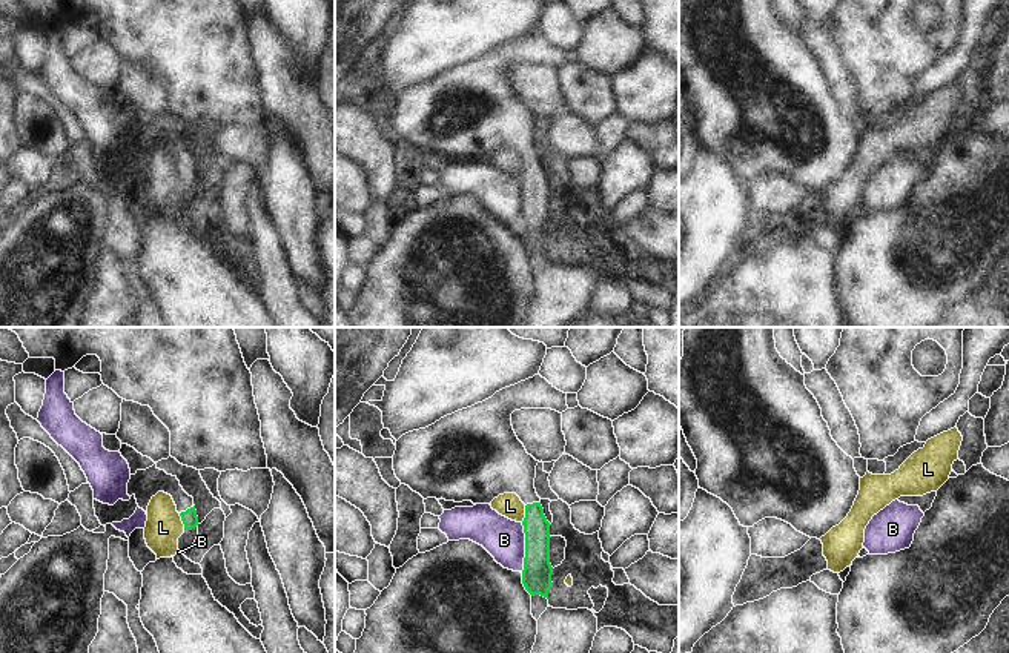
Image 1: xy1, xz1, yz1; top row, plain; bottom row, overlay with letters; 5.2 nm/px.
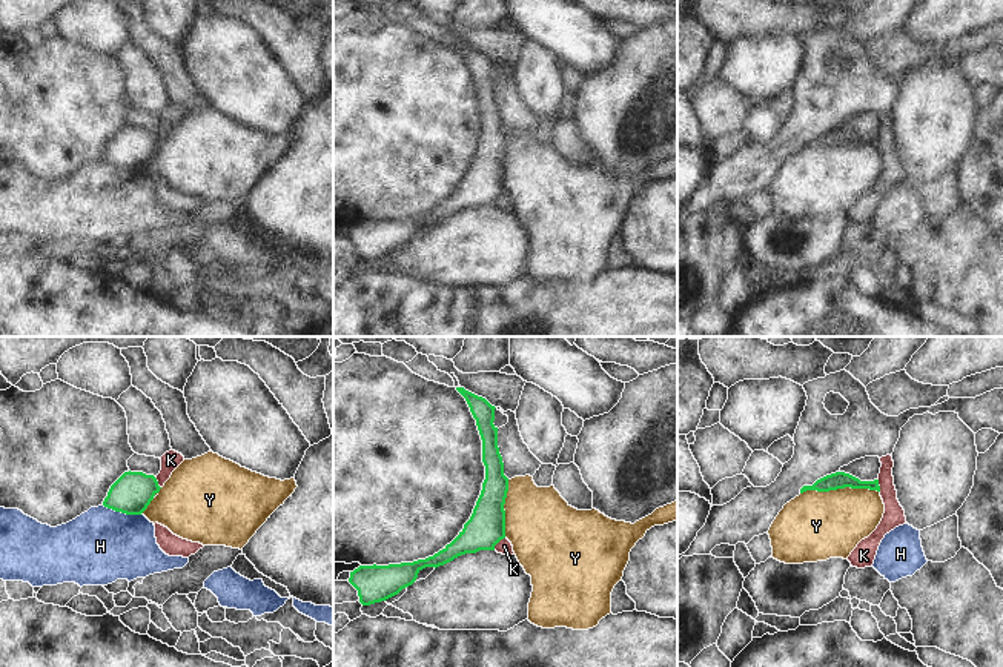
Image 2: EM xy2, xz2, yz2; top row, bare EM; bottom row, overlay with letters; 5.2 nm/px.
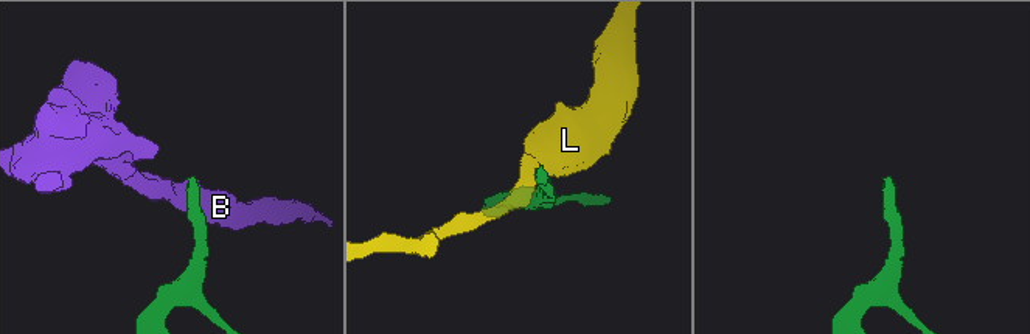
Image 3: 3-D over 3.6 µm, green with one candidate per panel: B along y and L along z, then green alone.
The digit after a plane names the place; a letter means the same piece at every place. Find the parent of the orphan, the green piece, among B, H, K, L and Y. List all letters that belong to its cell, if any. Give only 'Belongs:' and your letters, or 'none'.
Belongs: none

